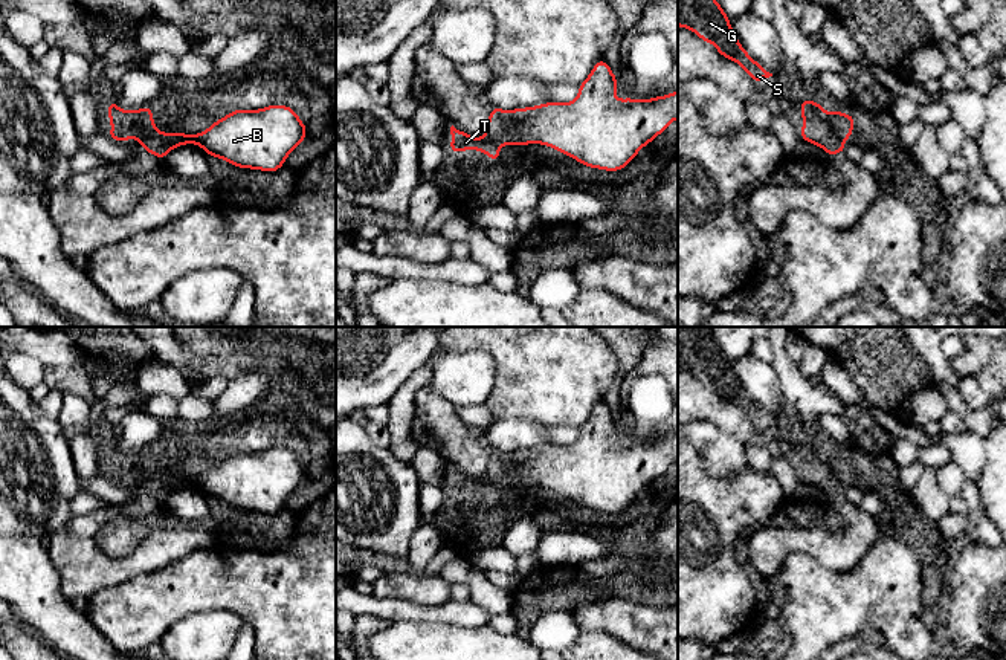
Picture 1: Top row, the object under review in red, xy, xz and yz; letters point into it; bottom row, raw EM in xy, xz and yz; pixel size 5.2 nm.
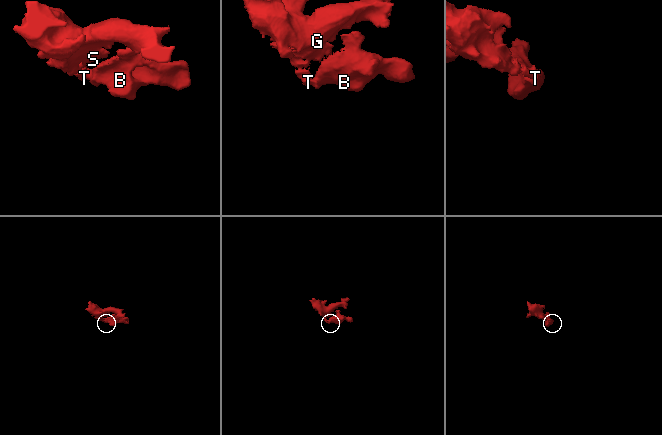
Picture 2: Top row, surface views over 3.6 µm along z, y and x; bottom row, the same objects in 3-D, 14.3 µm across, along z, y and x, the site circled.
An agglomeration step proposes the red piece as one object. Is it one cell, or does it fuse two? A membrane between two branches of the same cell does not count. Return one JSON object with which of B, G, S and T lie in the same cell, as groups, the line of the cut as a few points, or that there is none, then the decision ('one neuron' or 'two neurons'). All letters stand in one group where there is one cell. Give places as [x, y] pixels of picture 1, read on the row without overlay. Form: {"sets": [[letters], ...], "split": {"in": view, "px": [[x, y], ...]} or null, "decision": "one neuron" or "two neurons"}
{"sets": [["B"], ["G", "S", "T"]], "split": {"in": "yz", "px": [[826, 456], [828, 465], [844, 482]]}, "decision": "two neurons"}

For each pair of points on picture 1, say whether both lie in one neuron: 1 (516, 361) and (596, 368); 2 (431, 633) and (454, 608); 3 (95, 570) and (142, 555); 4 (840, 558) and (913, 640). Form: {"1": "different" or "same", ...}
{"1": "same", "2": "different", "3": "same", "4": "different"}

